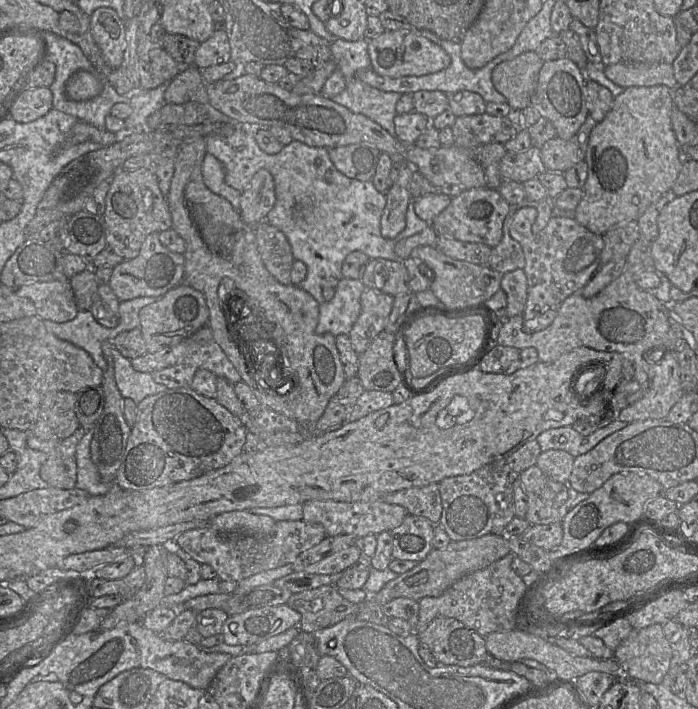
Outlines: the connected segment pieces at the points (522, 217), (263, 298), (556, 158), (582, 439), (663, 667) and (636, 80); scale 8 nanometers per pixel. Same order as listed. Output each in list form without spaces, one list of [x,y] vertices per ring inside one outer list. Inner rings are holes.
[[[534,207],[520,209],[510,223],[510,234],[521,245],[525,256],[527,301],[523,313],[523,331],[533,333],[547,328],[557,316],[563,301],[580,292],[600,266],[604,247],[602,236],[589,231],[574,218],[552,216],[538,234],[531,230],[537,219]]]
[[[205,137],[187,140],[179,146],[167,194],[172,229],[185,242],[184,283],[204,295],[209,309],[207,326],[211,329],[215,342],[249,387],[254,382],[262,386],[265,381],[253,374],[254,366],[248,362],[250,350],[246,349],[249,347],[241,343],[241,356],[229,338],[229,329],[237,330],[237,313],[243,307],[238,304],[234,306],[233,299],[239,298],[234,296],[230,300],[229,294],[247,298],[262,310],[265,318],[274,327],[274,339],[284,366],[295,372],[298,385],[286,395],[279,395],[276,389],[251,391],[259,404],[300,423],[315,423],[346,380],[335,336],[330,333],[319,335],[315,332],[320,303],[299,286],[283,285],[269,273],[259,254],[254,228],[243,222],[228,200],[213,193],[205,185],[202,162],[206,153]]]
[[[588,115],[571,139],[563,140],[557,136],[546,141],[540,150],[547,171],[564,173],[578,162],[583,161],[591,131],[597,123]]]
[[[619,419],[600,428],[588,436],[579,434],[572,426],[549,429],[538,435],[538,442],[542,451],[560,449],[573,457],[580,456],[593,449],[609,435],[625,428],[628,423]]]
[[[662,624],[633,629],[614,651],[621,673],[631,680],[660,684],[668,673],[672,649]]]
[[[625,64],[605,66],[604,74],[613,83],[623,88],[636,86],[665,85],[675,90],[677,83],[672,64]]]

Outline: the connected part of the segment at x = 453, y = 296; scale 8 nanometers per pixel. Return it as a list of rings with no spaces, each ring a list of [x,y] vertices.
[[[418,246],[412,250],[410,257],[417,261],[422,274],[430,279],[429,290],[447,307],[462,307],[487,301],[501,289],[503,274],[491,269],[488,265],[476,265],[451,258],[437,247]]]

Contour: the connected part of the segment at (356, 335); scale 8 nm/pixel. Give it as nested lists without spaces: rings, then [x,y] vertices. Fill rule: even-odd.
[[[365,287],[360,297],[360,314],[348,336],[357,354],[366,350],[373,339],[384,331],[394,297]]]

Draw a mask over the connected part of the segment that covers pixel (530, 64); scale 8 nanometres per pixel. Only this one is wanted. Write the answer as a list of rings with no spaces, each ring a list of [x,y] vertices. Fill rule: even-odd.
[[[535,51],[524,52],[498,64],[492,72],[495,89],[507,99],[510,107],[523,110],[531,105],[544,60]]]

